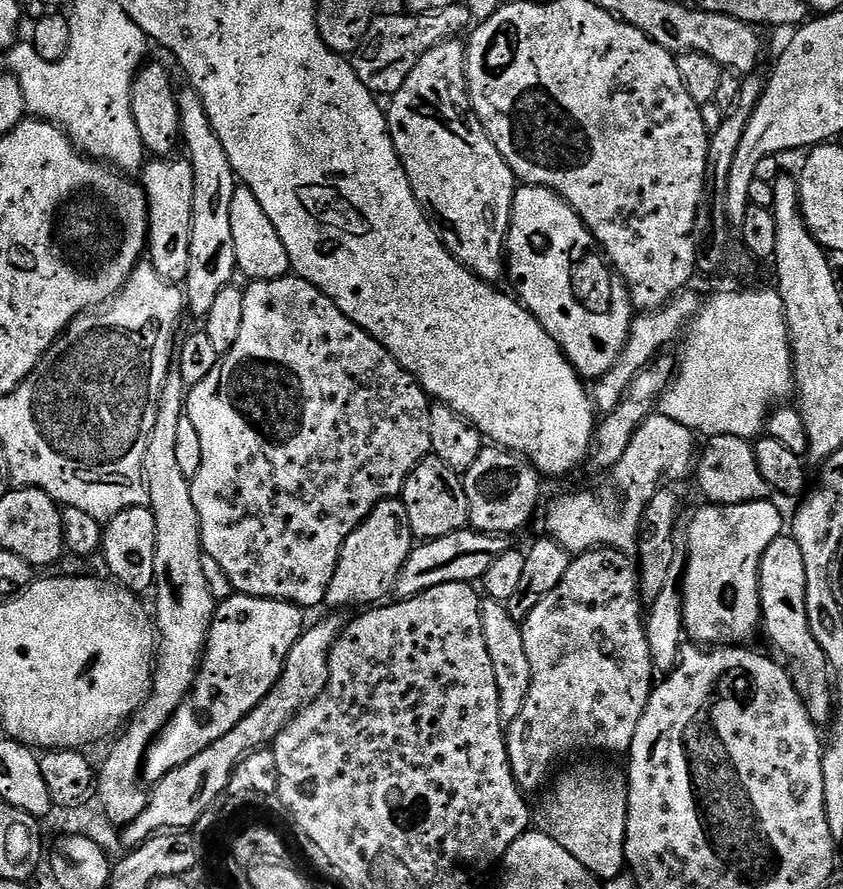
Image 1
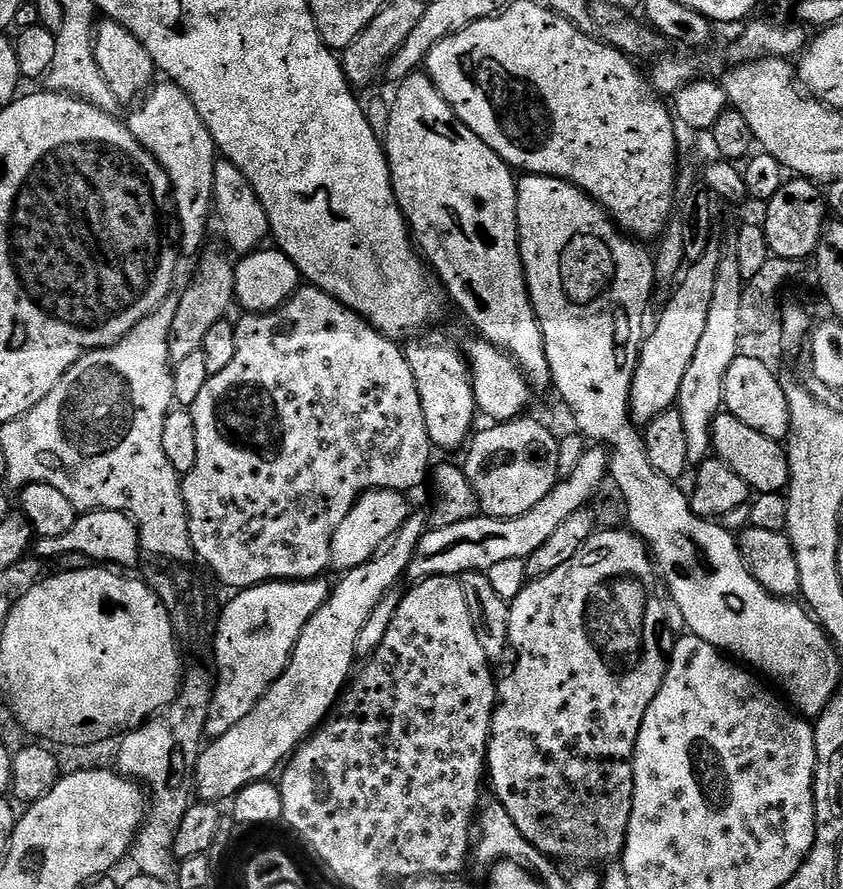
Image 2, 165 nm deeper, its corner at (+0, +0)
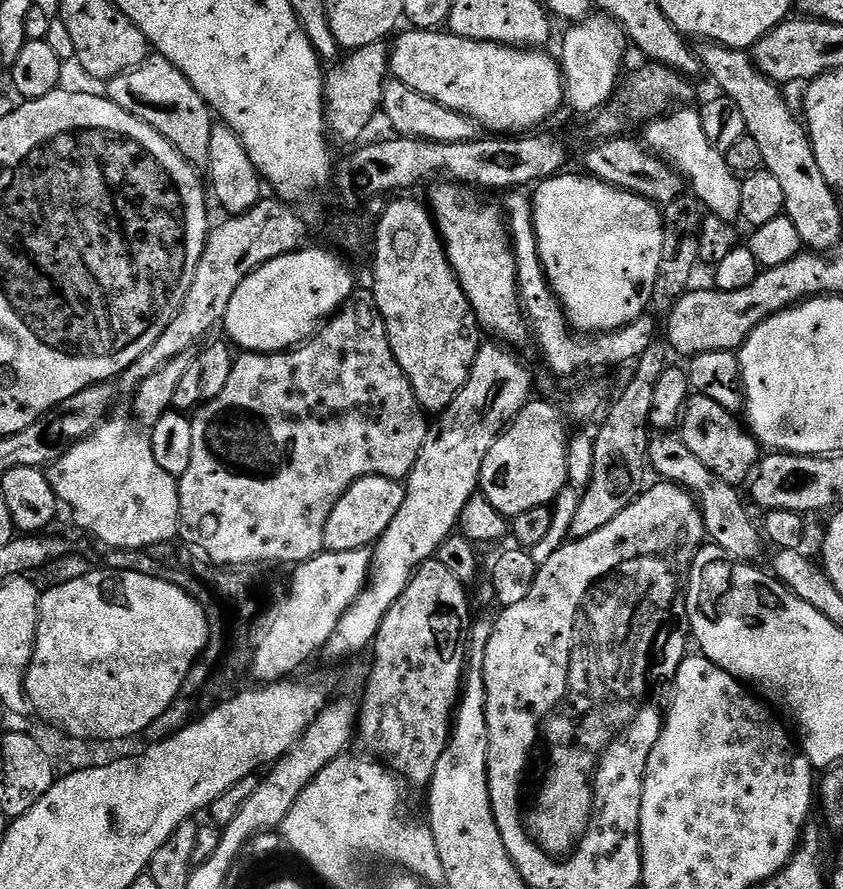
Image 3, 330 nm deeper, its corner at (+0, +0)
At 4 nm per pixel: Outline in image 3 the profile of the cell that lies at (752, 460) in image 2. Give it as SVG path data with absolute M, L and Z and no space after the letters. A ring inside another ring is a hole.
M689 395L678 425L680 441L690 450L690 454L702 461L718 478L728 484L743 485L751 477L762 455L761 445L743 423L736 421L731 412L722 410L718 402L705 396Z

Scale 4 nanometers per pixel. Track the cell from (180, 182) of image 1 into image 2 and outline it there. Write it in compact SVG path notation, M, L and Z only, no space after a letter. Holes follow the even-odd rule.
M157 83L131 109L133 112L126 117L126 123L130 134L134 134L136 141L155 158L170 178L179 251L183 255L185 252L188 256L199 257L206 248L208 223L214 220L216 143L210 130L206 130L206 122L202 122L202 114L194 110L194 102L190 102L188 95L176 84L163 83Z

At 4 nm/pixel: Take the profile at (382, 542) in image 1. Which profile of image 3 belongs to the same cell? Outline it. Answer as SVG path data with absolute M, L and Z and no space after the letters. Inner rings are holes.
M367 476L354 482L354 486L350 486L350 490L346 490L346 494L336 501L334 510L330 510L330 518L326 518L324 551L345 552L375 545L400 509L404 489L403 483L385 476Z

